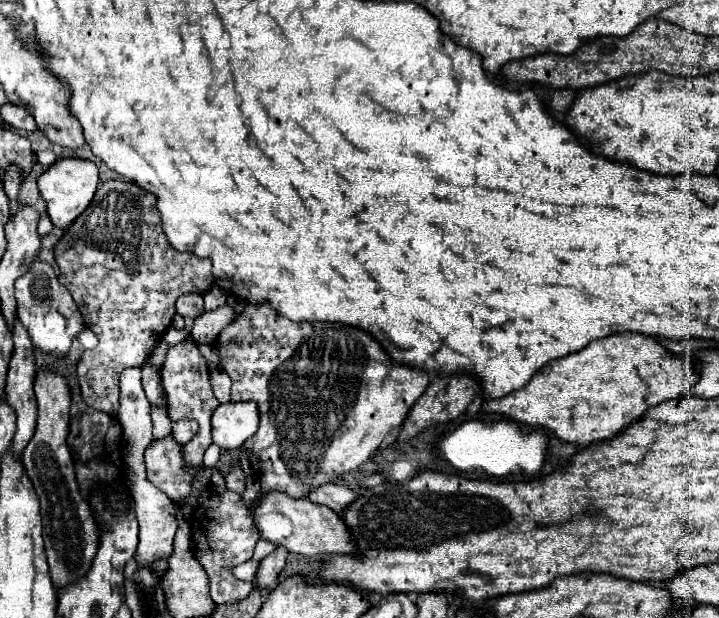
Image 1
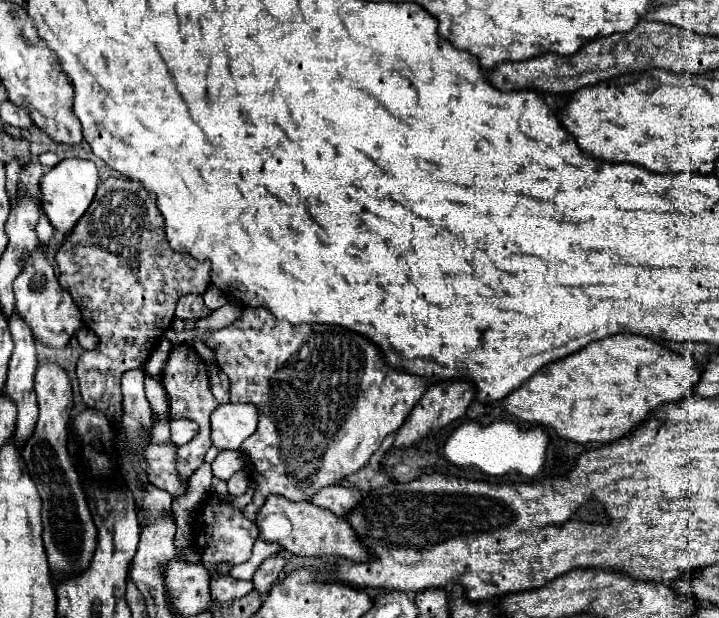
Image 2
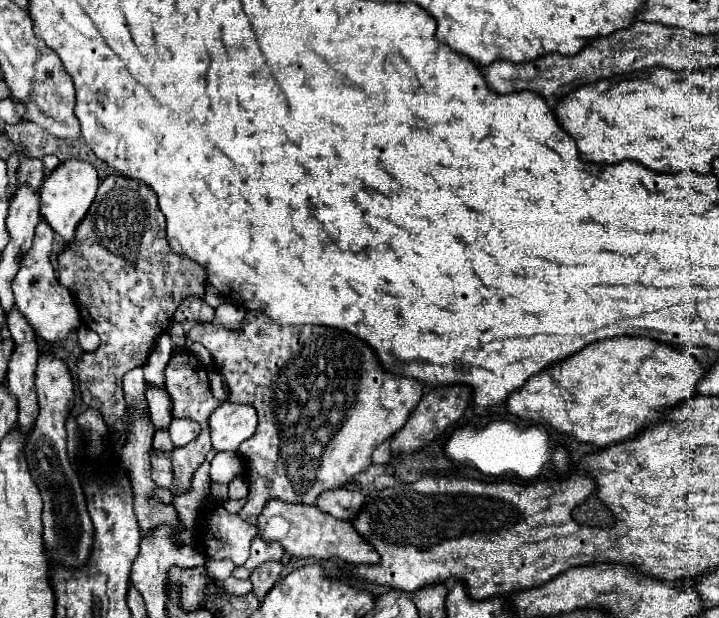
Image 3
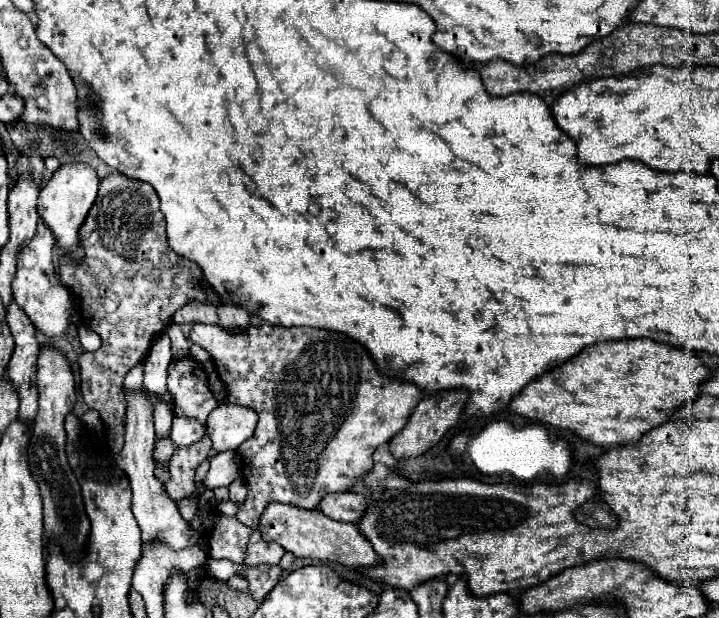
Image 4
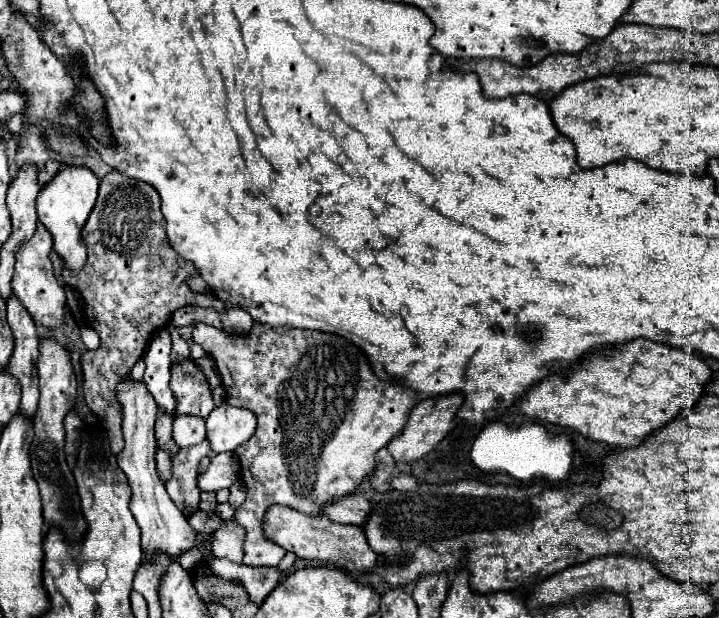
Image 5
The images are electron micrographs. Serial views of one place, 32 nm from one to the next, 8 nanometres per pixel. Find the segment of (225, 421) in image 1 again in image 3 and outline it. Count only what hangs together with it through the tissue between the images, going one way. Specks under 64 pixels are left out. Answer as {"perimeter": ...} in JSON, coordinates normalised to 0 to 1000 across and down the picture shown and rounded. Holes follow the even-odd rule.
{"perimeter":[[[306,654],[292,670],[292,702],[298,728],[331,728],[331,722],[353,702],[356,686],[356,660],[348,660],[348,654]]]}

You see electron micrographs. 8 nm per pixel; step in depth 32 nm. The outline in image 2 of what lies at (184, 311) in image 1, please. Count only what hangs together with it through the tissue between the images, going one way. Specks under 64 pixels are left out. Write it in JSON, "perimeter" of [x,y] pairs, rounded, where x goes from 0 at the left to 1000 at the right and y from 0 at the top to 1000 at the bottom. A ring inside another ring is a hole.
{"perimeter":[[[275,476],[253,479],[245,495],[245,511],[253,518],[273,518],[278,511],[289,511],[289,505],[292,502],[284,495],[281,479],[275,479]]]}

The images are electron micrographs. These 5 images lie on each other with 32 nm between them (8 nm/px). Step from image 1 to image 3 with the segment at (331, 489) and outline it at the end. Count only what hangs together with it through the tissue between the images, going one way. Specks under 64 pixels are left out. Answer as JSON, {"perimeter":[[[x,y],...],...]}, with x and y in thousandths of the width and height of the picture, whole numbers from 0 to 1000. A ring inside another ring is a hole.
{"perimeter":[[[467,790],[467,793],[451,793],[442,809],[439,819],[462,835],[470,835],[476,841],[487,841],[490,835],[495,835],[498,822],[503,822],[506,816],[506,803],[498,793],[484,793],[484,790]]]}

